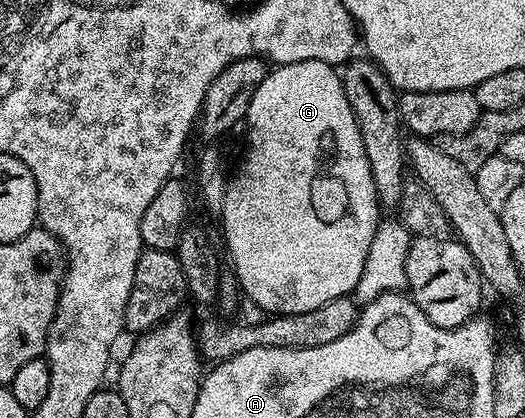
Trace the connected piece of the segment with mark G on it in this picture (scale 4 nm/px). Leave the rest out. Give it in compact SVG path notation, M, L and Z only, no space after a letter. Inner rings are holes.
M298 61L273 66L268 75L254 89L254 101L250 101L250 109L246 116L248 127L248 156L240 167L240 172L229 178L224 202L224 243L228 246L228 255L232 258L231 270L241 292L248 294L252 303L257 303L264 313L293 315L294 313L310 313L310 309L318 309L326 301L334 301L334 297L352 295L358 281L362 277L362 265L366 265L366 253L370 253L370 241L374 241L376 227L382 222L382 206L376 198L374 178L371 176L370 163L362 145L362 133L359 132L358 121L351 109L343 89L343 81L337 68L322 61Z

